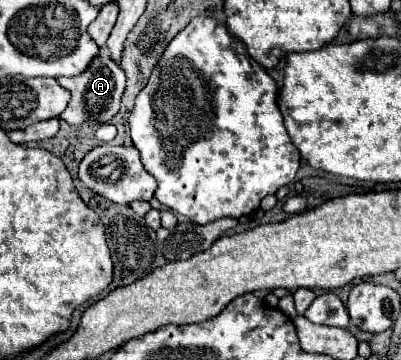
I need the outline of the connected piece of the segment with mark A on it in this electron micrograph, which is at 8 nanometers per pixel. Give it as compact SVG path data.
M99 54L97 58L93 58L91 66L87 66L87 70L79 76L71 76L71 78L57 78L59 84L63 88L67 88L71 92L71 102L67 106L67 110L61 114L63 120L67 120L69 124L83 124L83 122L109 122L117 112L119 112L119 102L121 102L121 94L125 90L125 72L123 68L107 54Z

